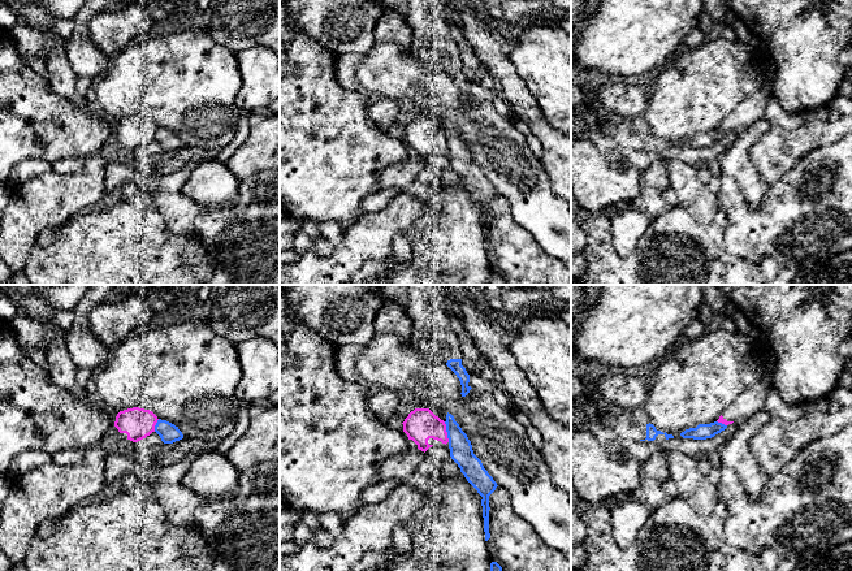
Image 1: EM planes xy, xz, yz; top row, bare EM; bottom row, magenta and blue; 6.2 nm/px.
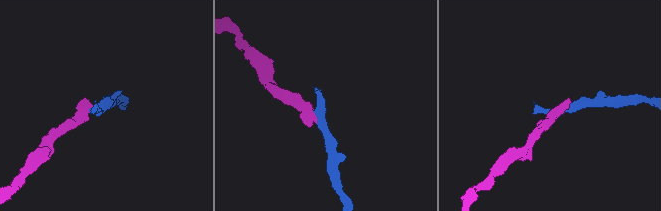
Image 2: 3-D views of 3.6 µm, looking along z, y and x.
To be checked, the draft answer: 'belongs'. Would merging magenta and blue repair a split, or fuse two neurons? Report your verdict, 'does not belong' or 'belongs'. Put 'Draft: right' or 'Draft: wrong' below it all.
does not belong
Draft: wrong

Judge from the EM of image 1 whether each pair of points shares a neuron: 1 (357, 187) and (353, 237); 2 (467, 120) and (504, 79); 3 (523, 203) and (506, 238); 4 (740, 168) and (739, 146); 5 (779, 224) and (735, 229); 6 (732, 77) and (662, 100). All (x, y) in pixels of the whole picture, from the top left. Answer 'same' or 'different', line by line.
1: different
2: different
3: different
4: same
5: same
6: same

